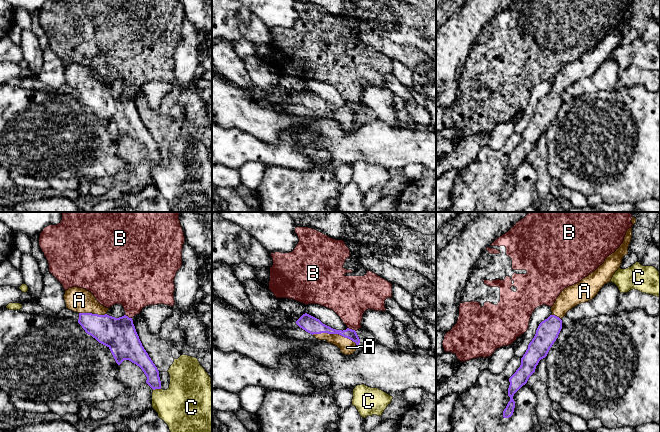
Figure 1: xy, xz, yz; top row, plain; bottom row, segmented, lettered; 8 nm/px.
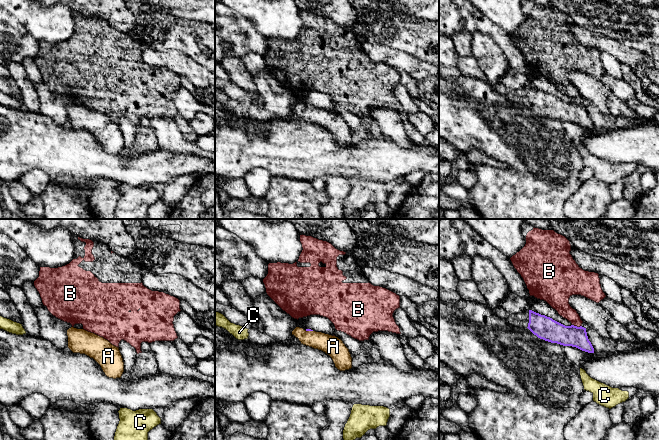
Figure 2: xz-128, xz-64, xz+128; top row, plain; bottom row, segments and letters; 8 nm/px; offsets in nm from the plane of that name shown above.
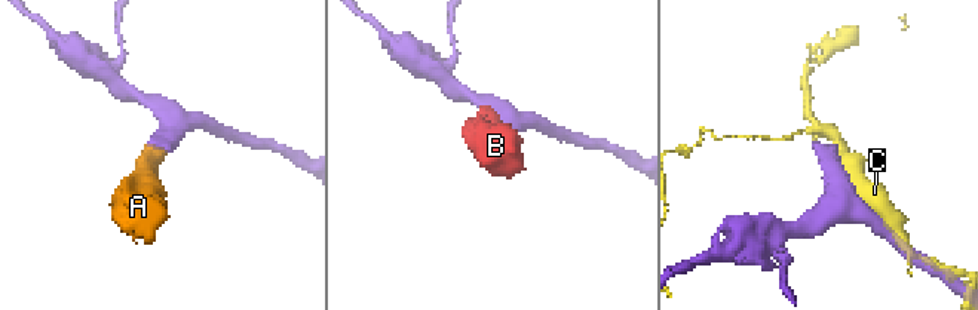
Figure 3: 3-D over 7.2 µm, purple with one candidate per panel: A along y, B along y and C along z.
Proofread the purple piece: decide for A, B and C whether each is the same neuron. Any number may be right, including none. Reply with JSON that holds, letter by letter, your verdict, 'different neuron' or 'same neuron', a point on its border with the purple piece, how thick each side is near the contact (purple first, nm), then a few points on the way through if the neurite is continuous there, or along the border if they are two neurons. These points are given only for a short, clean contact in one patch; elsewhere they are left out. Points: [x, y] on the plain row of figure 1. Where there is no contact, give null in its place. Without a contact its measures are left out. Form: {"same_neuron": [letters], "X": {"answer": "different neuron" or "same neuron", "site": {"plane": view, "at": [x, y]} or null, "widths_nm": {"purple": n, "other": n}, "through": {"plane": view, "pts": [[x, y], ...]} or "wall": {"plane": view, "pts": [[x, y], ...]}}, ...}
{"same_neuron": ["A"], "A": {"answer": "same neuron", "site": {"plane": "xz", "at": [334, 109]}, "widths_nm": {"purple": 140, "other": 130}}, "B": {"answer": "different neuron", "site": {"plane": "xz", "at": [351, 105]}, "widths_nm": {"purple": 80, "other": 320}, "wall": {"plane": "xz", "pts": [[347, 103], [355, 107]]}}, "C": {"answer": "different neuron", "site": {"plane": "xy", "at": [156, 164]}, "widths_nm": {"purple": 120, "other": 360}}}

